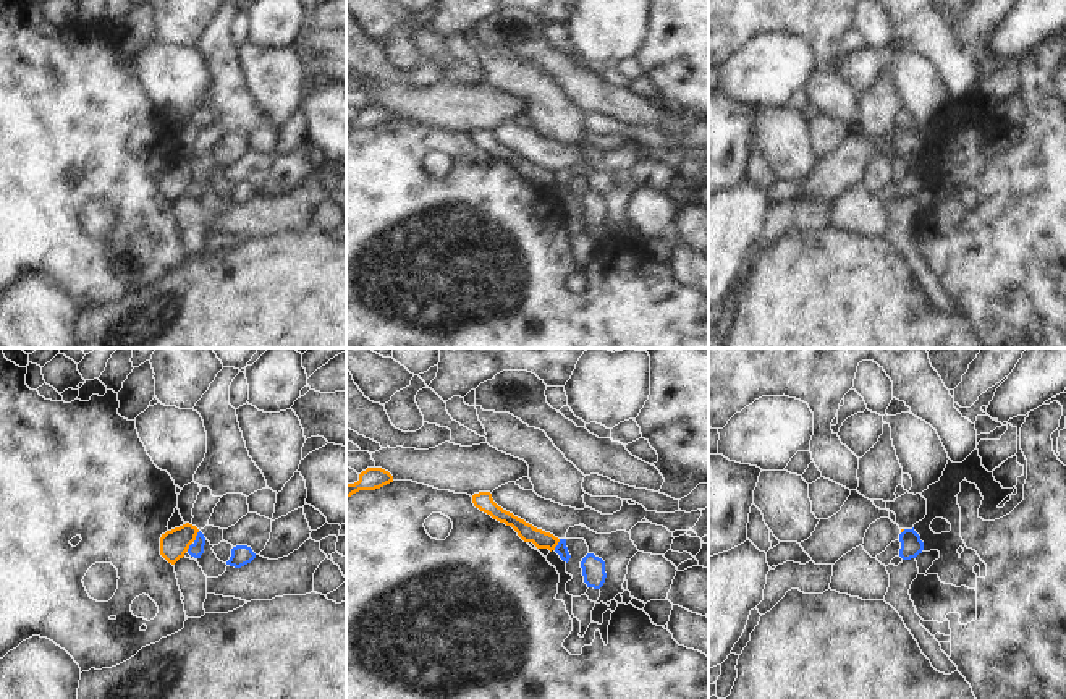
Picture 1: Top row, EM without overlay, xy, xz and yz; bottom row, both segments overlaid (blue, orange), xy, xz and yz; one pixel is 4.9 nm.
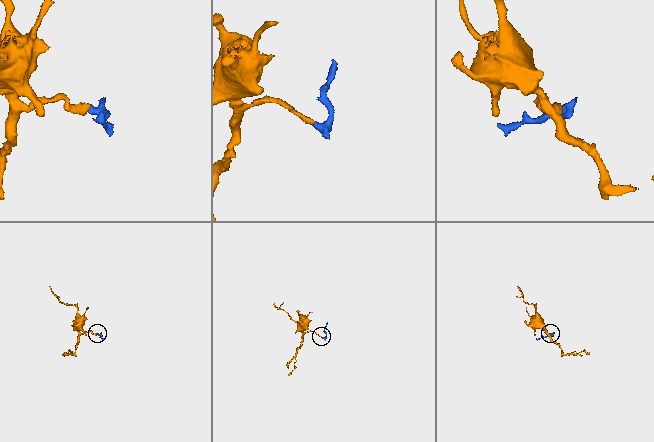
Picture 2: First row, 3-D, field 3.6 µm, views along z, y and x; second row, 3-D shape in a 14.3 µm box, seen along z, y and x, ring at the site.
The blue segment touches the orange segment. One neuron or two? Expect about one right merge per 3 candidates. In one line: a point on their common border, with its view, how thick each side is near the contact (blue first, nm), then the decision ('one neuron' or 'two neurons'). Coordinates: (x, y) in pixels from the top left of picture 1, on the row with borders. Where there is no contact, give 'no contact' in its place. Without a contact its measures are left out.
contact xy (194, 541); calibres 70 and 140 nm; two neurons

